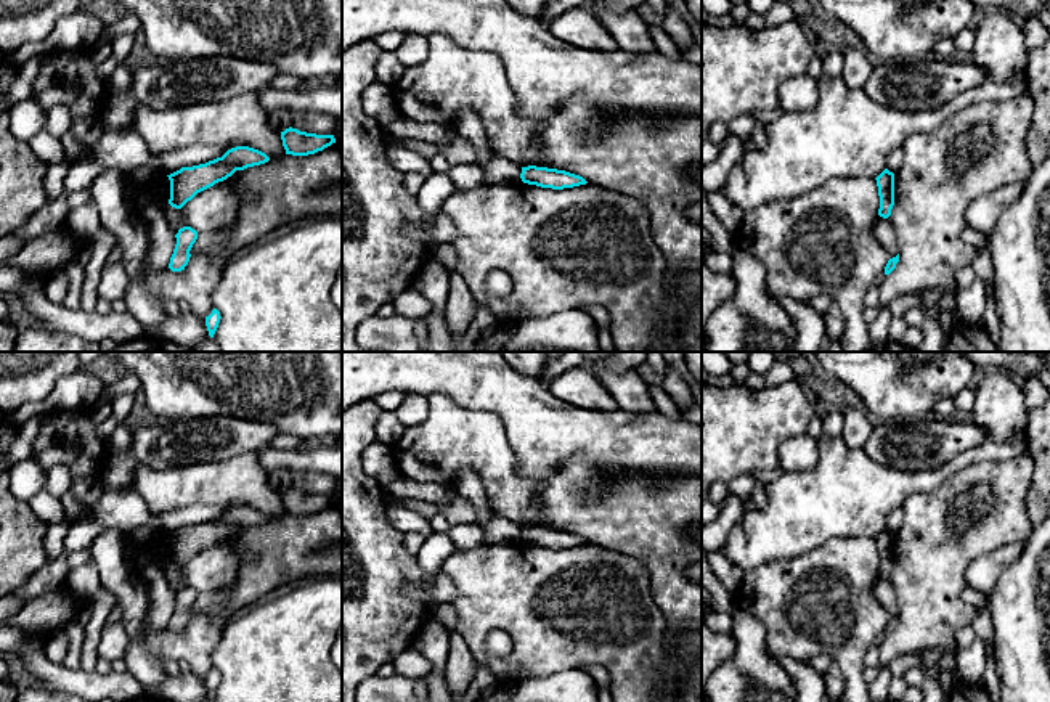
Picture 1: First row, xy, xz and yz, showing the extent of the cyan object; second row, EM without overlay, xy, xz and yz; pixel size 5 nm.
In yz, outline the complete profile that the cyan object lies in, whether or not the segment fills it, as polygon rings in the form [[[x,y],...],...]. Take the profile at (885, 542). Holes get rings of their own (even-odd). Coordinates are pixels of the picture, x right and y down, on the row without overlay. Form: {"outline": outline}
{"outline": [[[885,529],[875,540],[880,556],[878,575],[888,578],[894,565],[894,533]]]}

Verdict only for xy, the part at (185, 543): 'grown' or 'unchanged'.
unchanged

